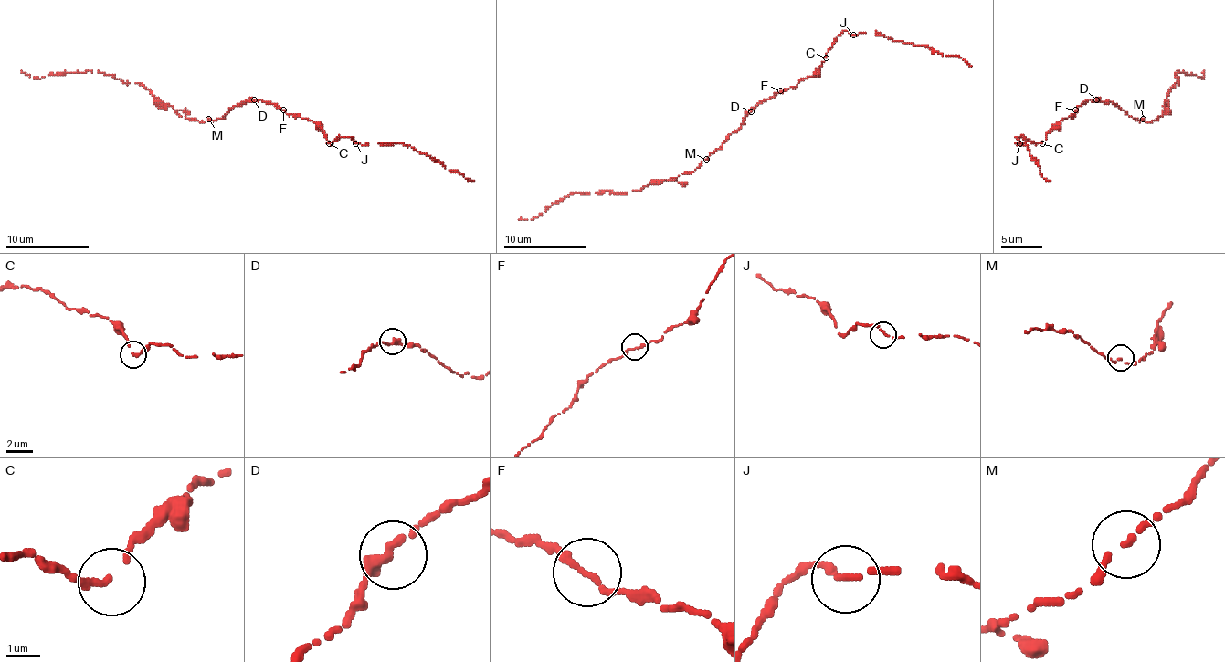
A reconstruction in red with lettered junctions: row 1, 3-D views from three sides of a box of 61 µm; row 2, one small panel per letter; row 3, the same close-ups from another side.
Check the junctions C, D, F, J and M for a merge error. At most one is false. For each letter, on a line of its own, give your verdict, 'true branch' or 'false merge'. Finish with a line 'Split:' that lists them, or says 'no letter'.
C: true branch
D: true branch
F: true branch
J: true branch
M: true branch
Split: no letter

